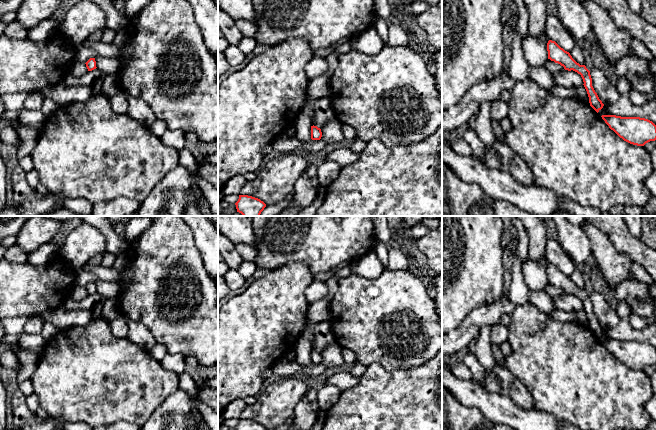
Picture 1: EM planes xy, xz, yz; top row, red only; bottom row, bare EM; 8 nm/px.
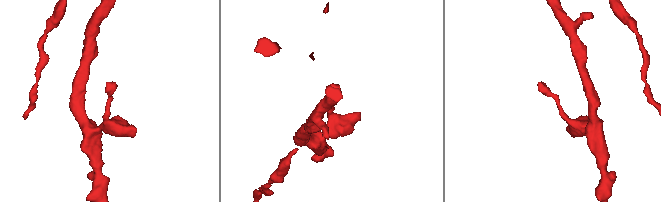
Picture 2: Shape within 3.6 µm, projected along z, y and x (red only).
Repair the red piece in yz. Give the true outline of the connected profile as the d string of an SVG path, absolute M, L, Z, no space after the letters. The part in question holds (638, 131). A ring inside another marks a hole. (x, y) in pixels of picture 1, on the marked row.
M602 115L602 119L624 141L644 146L656 140L656 125L645 118Z

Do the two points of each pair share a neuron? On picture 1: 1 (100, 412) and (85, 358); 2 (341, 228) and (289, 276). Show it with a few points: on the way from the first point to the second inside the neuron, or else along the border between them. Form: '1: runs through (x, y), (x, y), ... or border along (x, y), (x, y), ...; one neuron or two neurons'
1: runs through (100, 399), (100, 385), (86, 371); one neuron
2: border along (281, 265), (303, 261), (313, 276); two neurons

